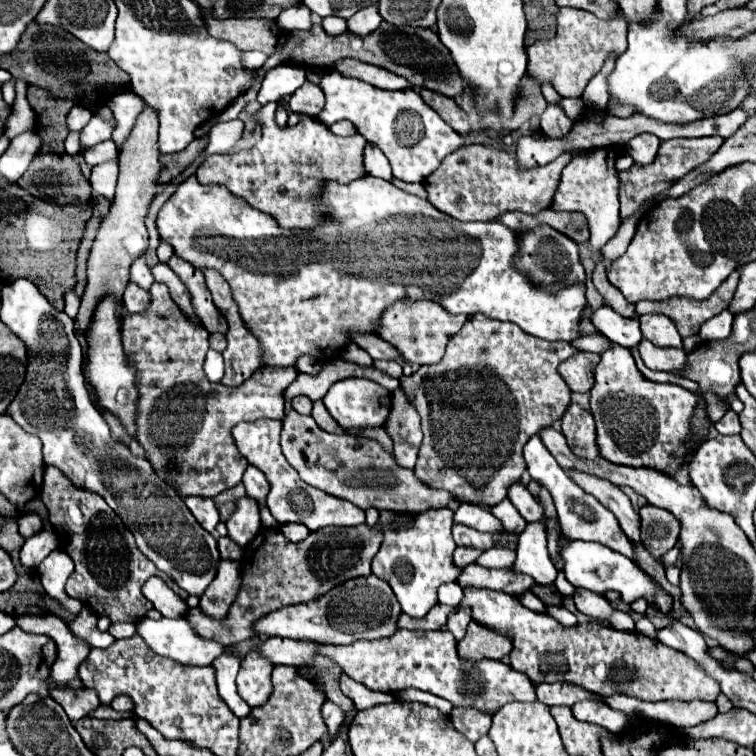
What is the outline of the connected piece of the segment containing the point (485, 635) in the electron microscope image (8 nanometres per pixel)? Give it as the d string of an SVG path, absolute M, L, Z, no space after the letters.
M470 622L466 636L458 642L458 654L460 658L472 662L482 658L502 660L510 654L510 640L506 640L506 636L498 636L496 632L486 632L486 628L478 628Z

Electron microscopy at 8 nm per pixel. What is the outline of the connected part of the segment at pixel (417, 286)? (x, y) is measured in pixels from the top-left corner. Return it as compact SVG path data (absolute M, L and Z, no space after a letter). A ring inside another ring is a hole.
M366 176L362 180L354 180L350 184L338 184L338 182L328 182L322 190L322 202L328 204L332 208L332 214L336 220L328 218L324 226L320 226L314 232L306 232L306 230L282 230L278 228L278 224L274 224L272 216L266 216L262 212L258 212L256 208L250 208L250 204L238 200L236 196L230 196L230 192L226 192L226 188L222 186L202 186L198 184L198 180L184 180L176 192L172 194L172 198L160 208L158 212L158 234L162 242L168 242L174 248L174 254L180 256L182 260L190 262L194 268L204 270L204 268L212 268L216 272L220 272L224 276L224 280L230 284L234 300L240 306L240 314L244 320L248 320L248 330L254 332L254 336L260 340L263 347L263 363L270 366L295 366L296 358L302 354L310 354L322 362L332 362L340 356L342 348L350 344L350 340L346 340L346 332L348 330L356 330L356 332L374 332L376 324L378 324L378 316L384 312L386 306L390 306L394 300L400 298L408 298L408 300L434 300L438 304L442 304L446 310L450 310L452 314L486 314L494 320L504 320L504 322L514 322L518 324L524 332L542 338L542 340L566 340L572 342L576 340L578 334L578 326L580 326L580 316L582 316L582 308L584 308L584 286L582 284L572 284L560 290L546 290L540 288L536 284L532 284L528 280L526 274L522 274L516 264L514 258L518 256L518 232L506 228L504 224L492 220L492 222L460 222L454 220L442 212L438 212L428 200L422 200L418 196L406 194L402 190L398 190L392 182L386 182L382 178L374 178L374 176ZM316 232L326 232L326 242L322 238L318 238Z

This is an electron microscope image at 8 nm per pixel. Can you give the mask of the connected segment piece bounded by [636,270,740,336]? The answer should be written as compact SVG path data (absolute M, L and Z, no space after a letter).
M734 270L720 284L720 288L716 288L712 292L712 296L706 300L692 300L692 298L684 298L684 296L672 296L662 302L642 300L636 304L636 314L638 316L640 314L664 314L676 324L680 336L692 336L698 332L698 328L706 320L710 320L712 316L726 310L726 306L730 304L732 296L736 292L738 278L740 278L740 272Z

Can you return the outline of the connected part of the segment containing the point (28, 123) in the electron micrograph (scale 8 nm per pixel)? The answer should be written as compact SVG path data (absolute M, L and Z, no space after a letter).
M16 80L16 100L12 104L12 114L6 120L6 130L4 134L8 138L14 138L22 132L26 132L26 128L34 128L36 124L36 112L30 108L28 100L26 100L26 80Z

